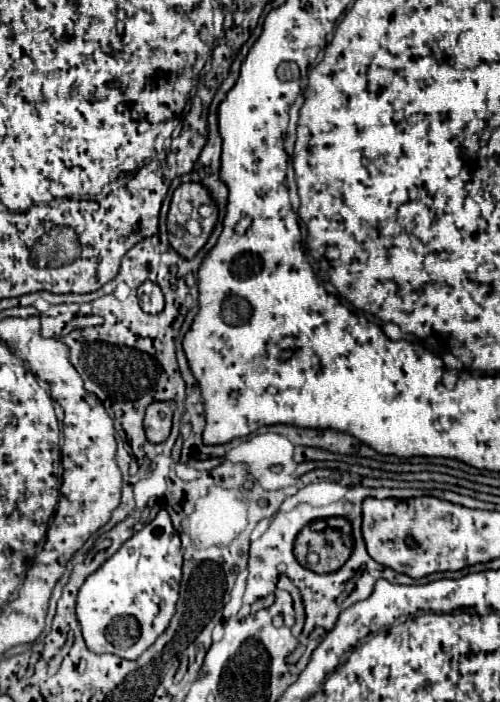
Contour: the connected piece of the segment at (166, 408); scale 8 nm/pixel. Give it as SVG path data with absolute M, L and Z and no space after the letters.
M153 402L145 414L147 440L153 444L167 440L171 432L171 418L173 418L173 410L167 402Z

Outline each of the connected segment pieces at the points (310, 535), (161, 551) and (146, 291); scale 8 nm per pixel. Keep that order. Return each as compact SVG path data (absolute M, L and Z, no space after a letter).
M327 518L323 530L305 526L295 540L295 558L317 574L339 570L351 556L351 550L351 524L345 518Z
M165 510L153 522L135 532L103 566L99 566L79 588L77 619L85 644L95 654L115 654L135 660L169 626L175 614L181 582L181 540Z
M143 282L137 290L137 296L139 296L139 304L143 308L143 312L149 312L149 314L159 314L165 306L165 300L163 300L163 292L157 284L153 282Z

